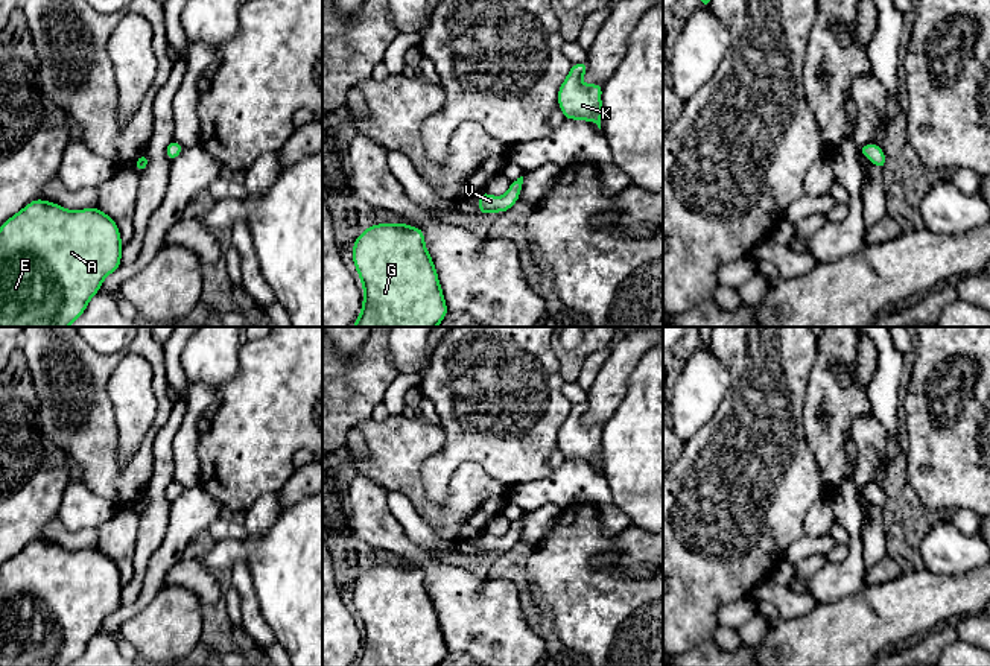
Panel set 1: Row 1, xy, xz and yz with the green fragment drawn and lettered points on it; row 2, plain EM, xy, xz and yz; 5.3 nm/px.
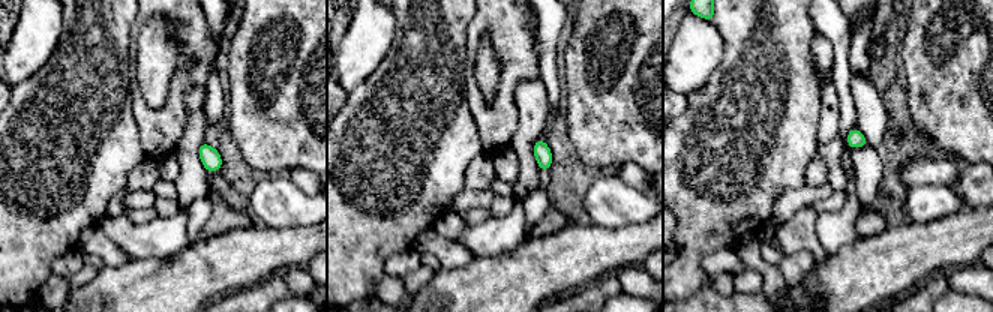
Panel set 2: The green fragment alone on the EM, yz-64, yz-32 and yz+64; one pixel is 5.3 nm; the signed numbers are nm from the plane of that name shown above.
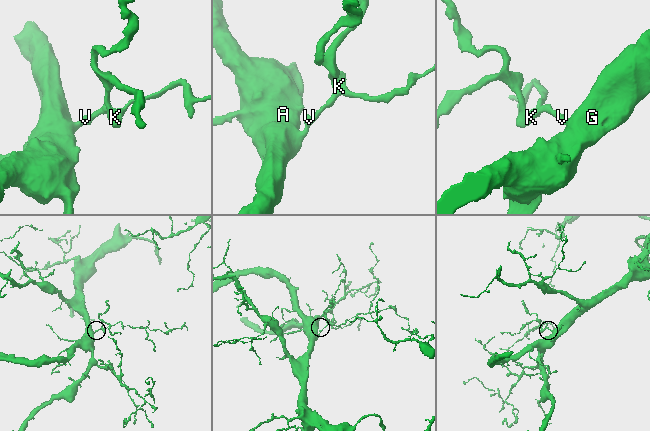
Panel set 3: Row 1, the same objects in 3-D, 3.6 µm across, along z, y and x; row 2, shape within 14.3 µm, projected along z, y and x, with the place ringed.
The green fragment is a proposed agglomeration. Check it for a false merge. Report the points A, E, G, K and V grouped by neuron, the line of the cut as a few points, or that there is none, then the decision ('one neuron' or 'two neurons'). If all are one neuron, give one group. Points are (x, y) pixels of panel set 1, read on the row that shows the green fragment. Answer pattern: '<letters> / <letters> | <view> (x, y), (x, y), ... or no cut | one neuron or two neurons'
A E G K V | no cut | one neuron

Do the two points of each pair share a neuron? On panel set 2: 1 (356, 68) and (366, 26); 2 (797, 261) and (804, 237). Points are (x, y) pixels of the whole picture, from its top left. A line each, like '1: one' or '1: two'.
1: one
2: two

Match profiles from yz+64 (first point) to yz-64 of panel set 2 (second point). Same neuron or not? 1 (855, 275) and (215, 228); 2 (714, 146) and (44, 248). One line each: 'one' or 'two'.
1: two
2: one

